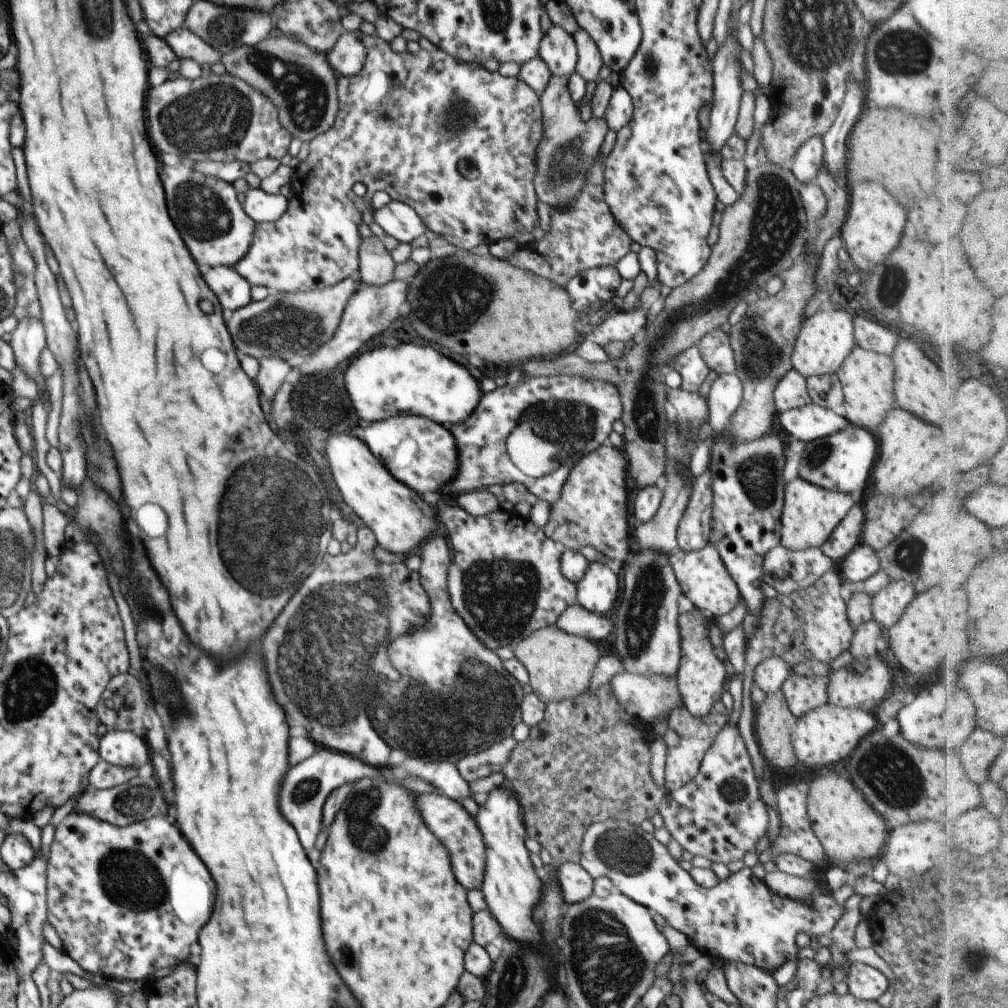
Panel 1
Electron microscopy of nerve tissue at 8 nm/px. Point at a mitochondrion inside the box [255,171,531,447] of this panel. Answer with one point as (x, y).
(442, 285)

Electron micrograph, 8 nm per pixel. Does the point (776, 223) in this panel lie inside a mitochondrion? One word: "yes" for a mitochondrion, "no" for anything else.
yes

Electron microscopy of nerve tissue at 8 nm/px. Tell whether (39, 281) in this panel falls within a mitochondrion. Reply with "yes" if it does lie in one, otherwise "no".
no

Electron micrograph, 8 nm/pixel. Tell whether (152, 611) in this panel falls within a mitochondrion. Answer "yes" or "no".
yes

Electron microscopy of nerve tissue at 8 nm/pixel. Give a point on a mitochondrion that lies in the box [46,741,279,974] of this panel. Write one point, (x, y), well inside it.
(128, 878)

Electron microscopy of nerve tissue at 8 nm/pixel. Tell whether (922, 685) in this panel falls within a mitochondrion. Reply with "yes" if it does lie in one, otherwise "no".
no

